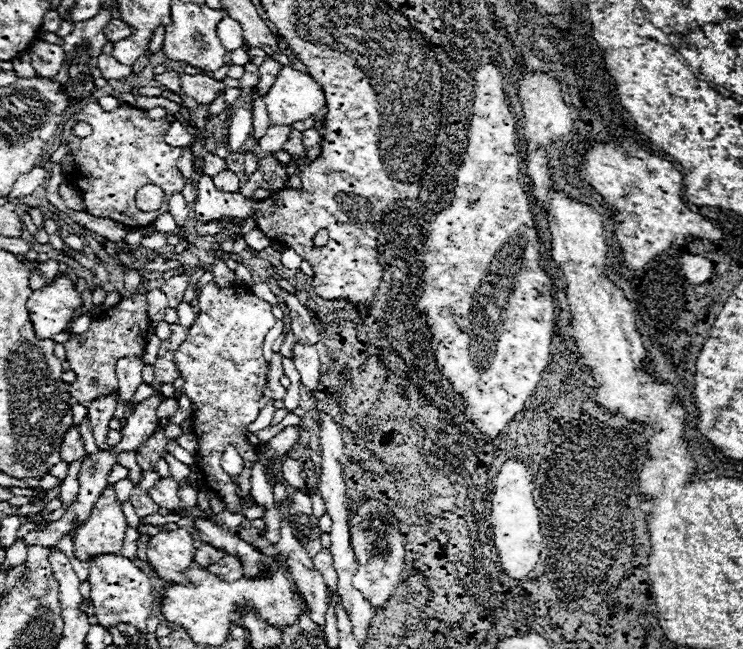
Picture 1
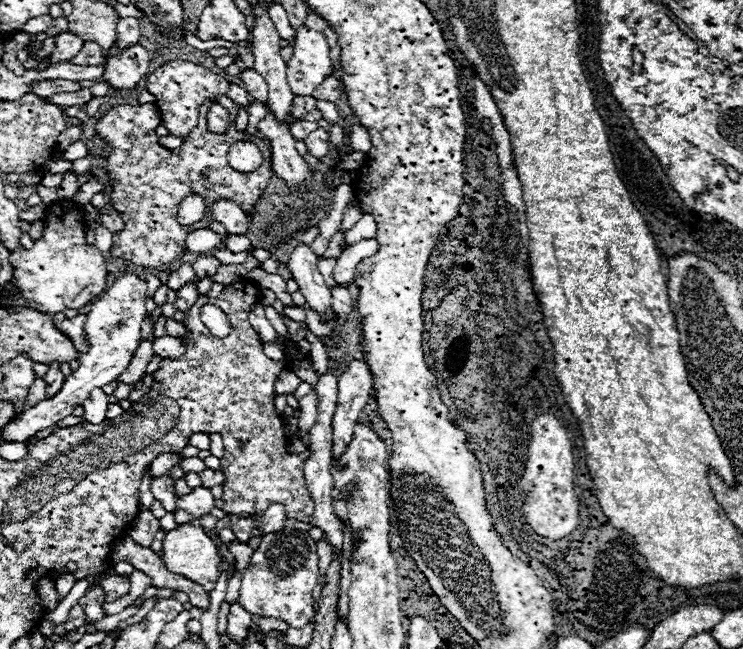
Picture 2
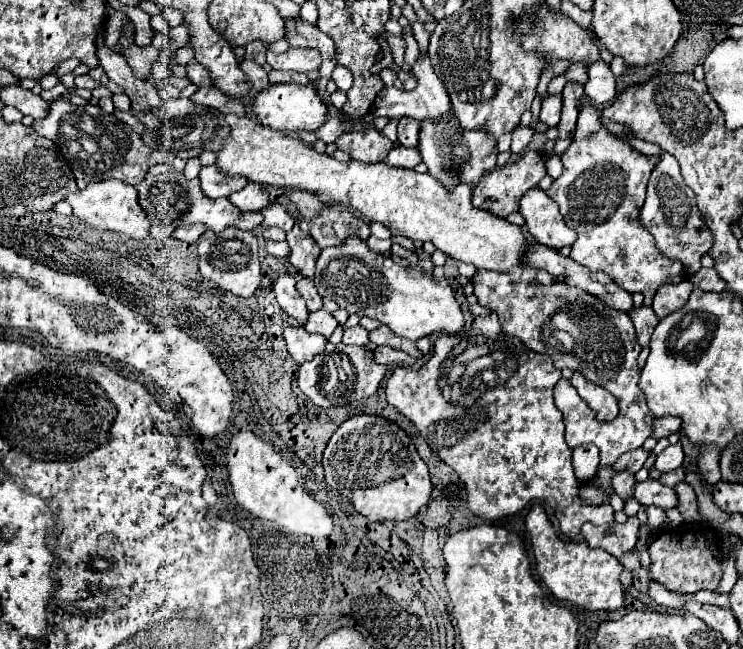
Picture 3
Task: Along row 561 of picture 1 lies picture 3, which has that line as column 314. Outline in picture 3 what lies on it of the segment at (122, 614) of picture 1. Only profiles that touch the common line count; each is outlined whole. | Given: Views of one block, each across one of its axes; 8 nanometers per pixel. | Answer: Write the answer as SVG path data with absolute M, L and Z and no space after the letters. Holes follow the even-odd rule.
M270 84L266 90L258 92L252 98L250 110L264 126L280 132L296 132L296 130L314 132L326 122L328 114L326 104L320 100L316 90L312 90L312 86L302 86L302 84Z

